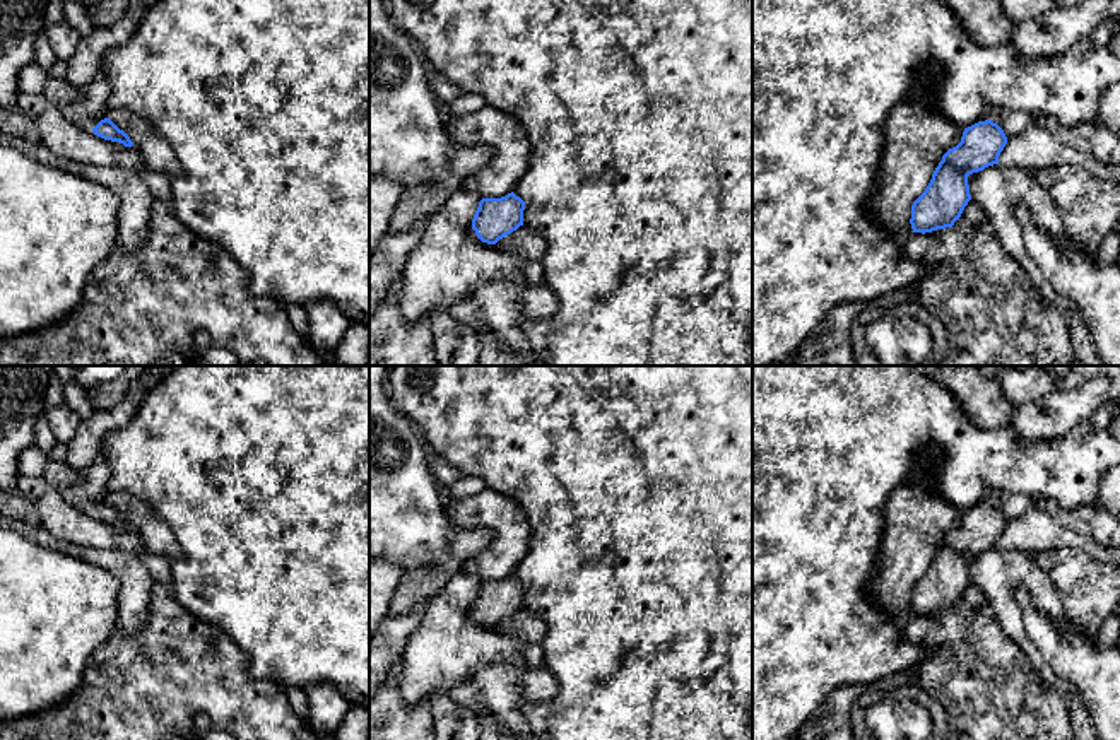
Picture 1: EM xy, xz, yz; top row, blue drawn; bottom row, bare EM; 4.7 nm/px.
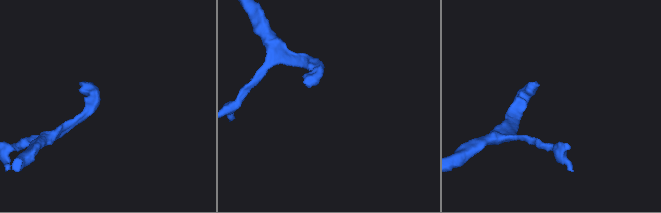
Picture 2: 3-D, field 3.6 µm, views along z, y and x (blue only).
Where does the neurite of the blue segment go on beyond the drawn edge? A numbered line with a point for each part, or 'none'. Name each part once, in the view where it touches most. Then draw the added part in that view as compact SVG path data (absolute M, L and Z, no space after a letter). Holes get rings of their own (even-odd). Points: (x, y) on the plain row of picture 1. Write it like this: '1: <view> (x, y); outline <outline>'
1: xy (88, 494); outline M94 461L79 472L80 482L60 487L62 497L74 508L92 513L101 502L108 501L108 479L111 470L104 461Z

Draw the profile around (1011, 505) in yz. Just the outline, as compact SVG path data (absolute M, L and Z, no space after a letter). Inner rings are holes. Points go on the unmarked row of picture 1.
M993 492L990 502L1004 513L1007 521L1023 516L1033 508L1031 497L1023 494Z

